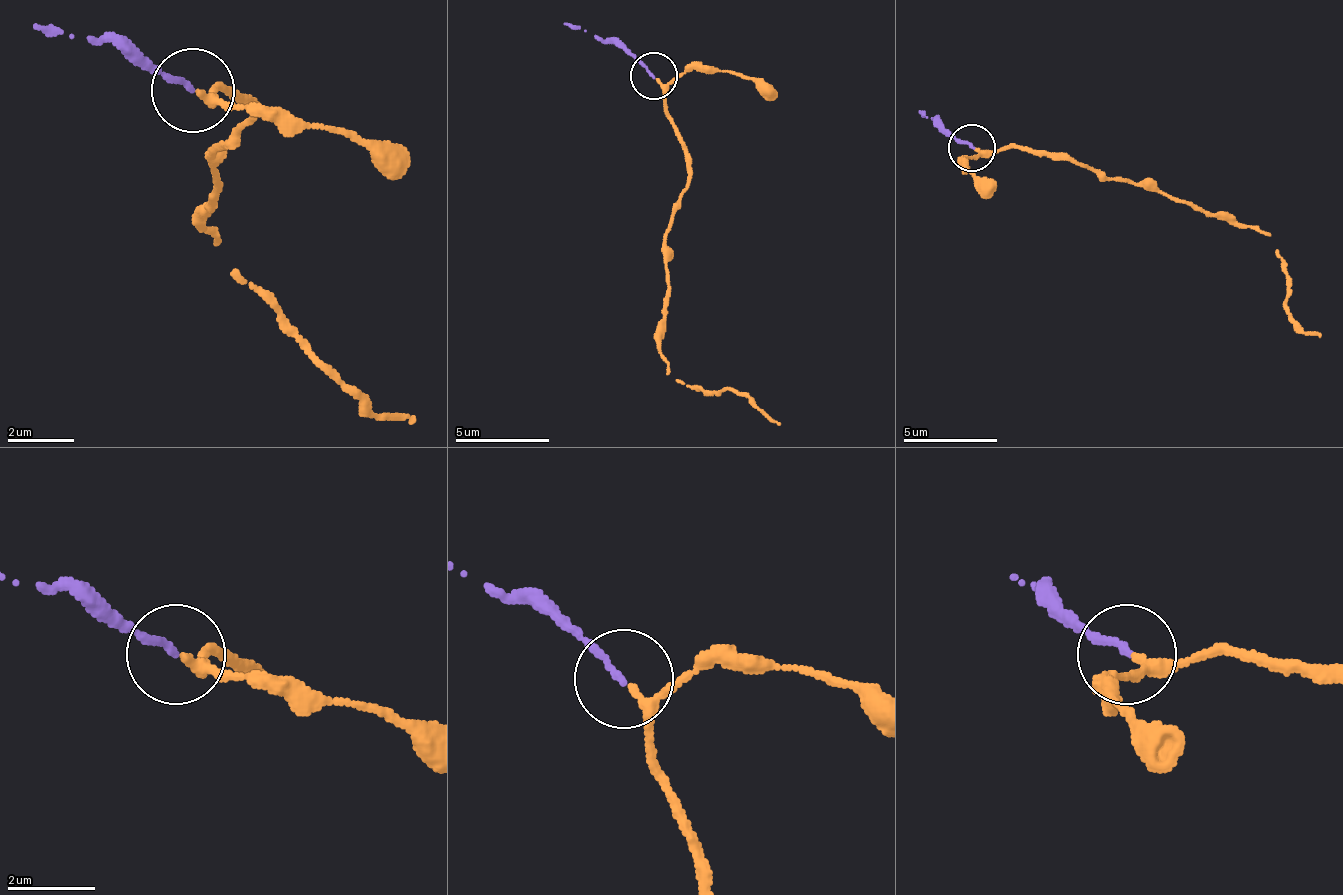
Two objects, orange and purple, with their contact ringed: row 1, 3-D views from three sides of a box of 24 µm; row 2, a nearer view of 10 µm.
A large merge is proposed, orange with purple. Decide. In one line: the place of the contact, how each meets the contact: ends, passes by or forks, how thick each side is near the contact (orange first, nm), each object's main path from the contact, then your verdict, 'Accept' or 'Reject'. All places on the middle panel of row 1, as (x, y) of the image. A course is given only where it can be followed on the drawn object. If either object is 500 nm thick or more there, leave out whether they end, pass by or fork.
Place: (654, 76). At the ring orange passes by. At the ring purple ends. Thickness 200 nm (orange) against 160 nm. Course of orange: (655, 77), (683, 148), (688, 186), (669, 214), (660, 356), (674, 380), (735, 389), (778, 422). Course of purple: (655, 77), (608, 39), (565, 25). Accept

